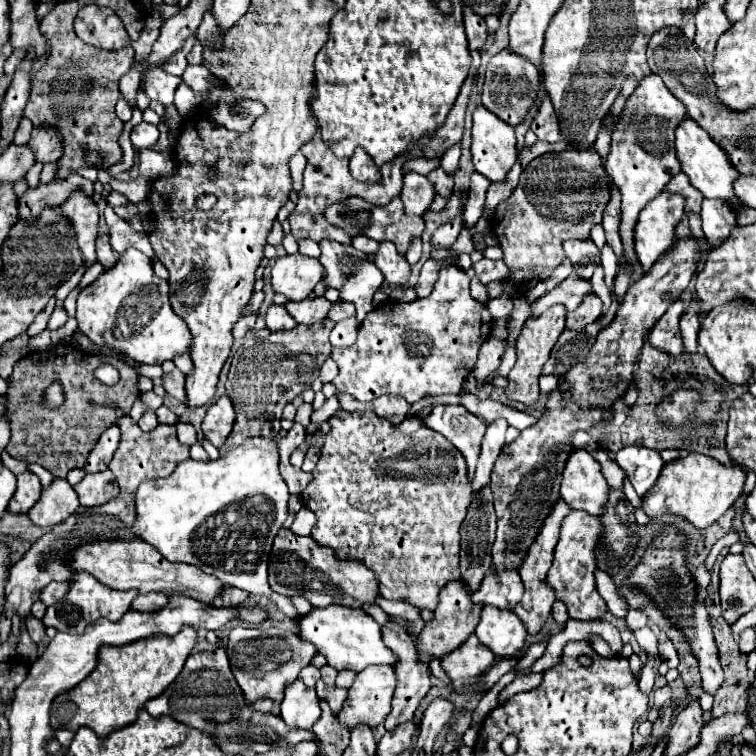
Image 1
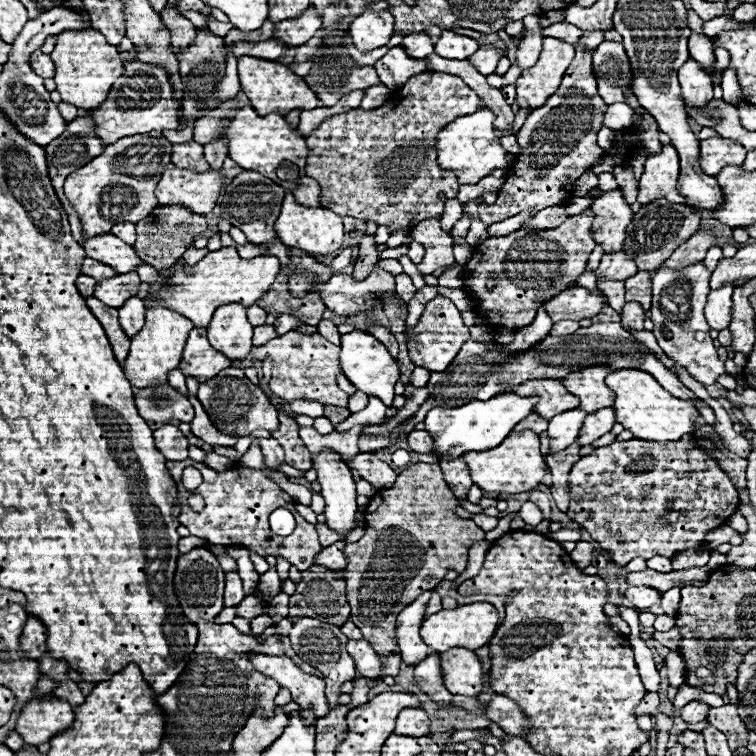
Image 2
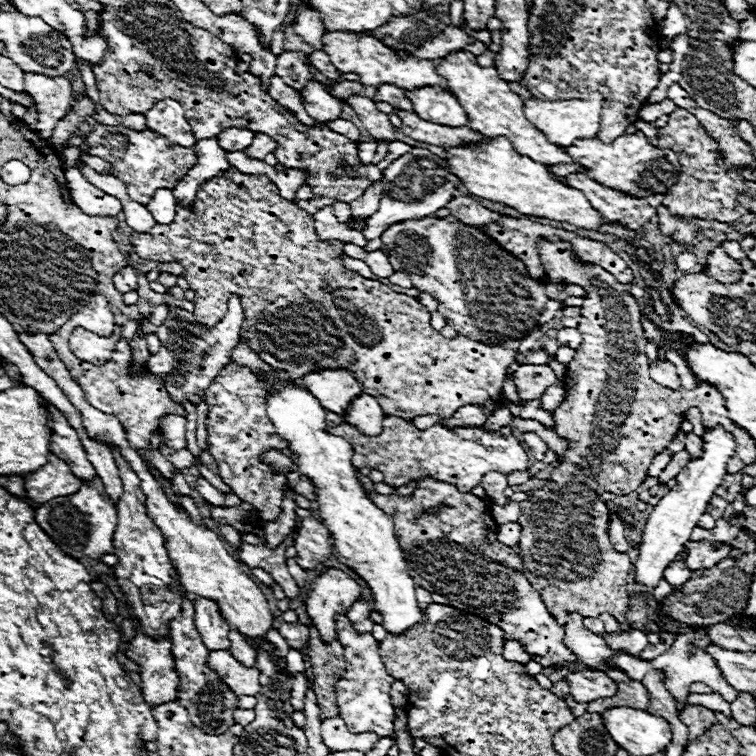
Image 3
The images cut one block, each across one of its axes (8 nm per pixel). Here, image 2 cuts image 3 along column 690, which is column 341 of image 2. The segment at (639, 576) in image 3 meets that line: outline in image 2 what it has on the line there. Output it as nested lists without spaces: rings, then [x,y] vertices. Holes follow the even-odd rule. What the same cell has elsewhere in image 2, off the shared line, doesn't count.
[[[324,448],[312,458],[312,462],[322,486],[320,494],[326,500],[326,524],[336,532],[350,534],[356,516],[356,490],[350,468],[332,448]]]

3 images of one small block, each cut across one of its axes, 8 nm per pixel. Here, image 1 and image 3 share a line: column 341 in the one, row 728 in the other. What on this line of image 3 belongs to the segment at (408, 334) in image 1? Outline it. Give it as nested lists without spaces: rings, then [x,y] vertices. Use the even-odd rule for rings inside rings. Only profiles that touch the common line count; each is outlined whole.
[[[336,616],[336,632],[340,638],[340,644],[344,646],[344,658],[348,664],[346,674],[336,682],[336,700],[340,718],[344,718],[350,732],[376,732],[382,736],[394,736],[394,712],[396,708],[390,702],[390,686],[394,678],[386,672],[384,662],[378,654],[378,642],[372,638],[372,634],[358,634],[352,630],[346,616]]]

